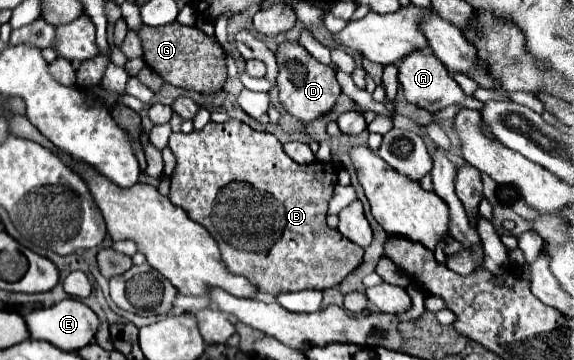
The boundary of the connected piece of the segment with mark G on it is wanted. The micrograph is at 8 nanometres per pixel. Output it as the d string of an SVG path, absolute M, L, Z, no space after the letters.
M170 23L164 27L142 25L138 29L138 37L142 41L146 65L154 69L166 83L198 93L216 93L222 89L226 81L224 51L200 29L186 27L180 23Z

